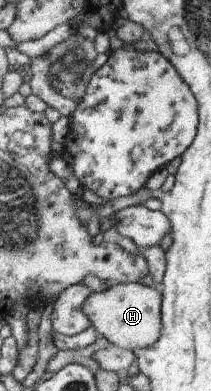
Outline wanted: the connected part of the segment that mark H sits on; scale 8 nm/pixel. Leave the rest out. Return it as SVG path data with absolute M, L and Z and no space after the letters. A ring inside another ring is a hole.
M139 282L112 285L102 292L91 292L81 304L90 325L115 347L124 350L154 344L161 329L160 292Z

